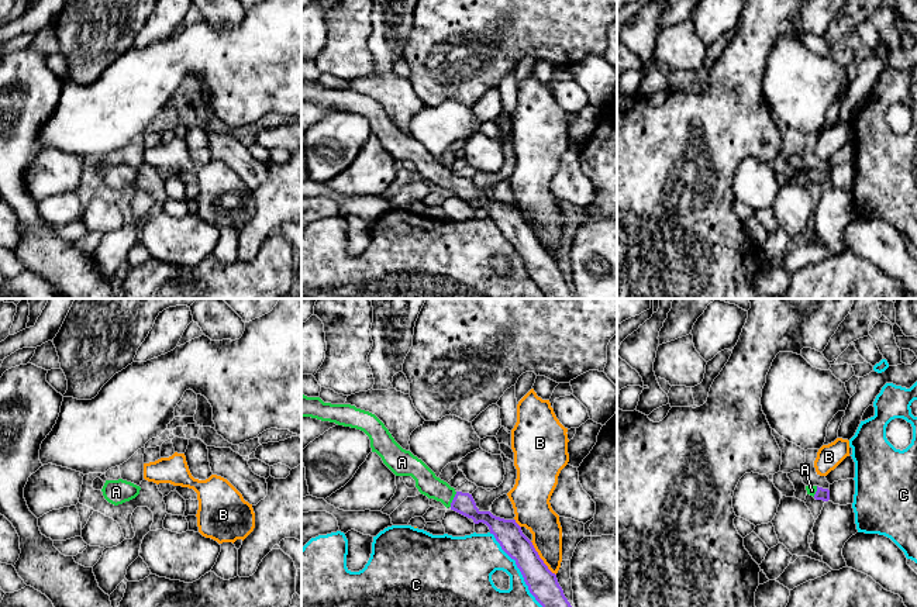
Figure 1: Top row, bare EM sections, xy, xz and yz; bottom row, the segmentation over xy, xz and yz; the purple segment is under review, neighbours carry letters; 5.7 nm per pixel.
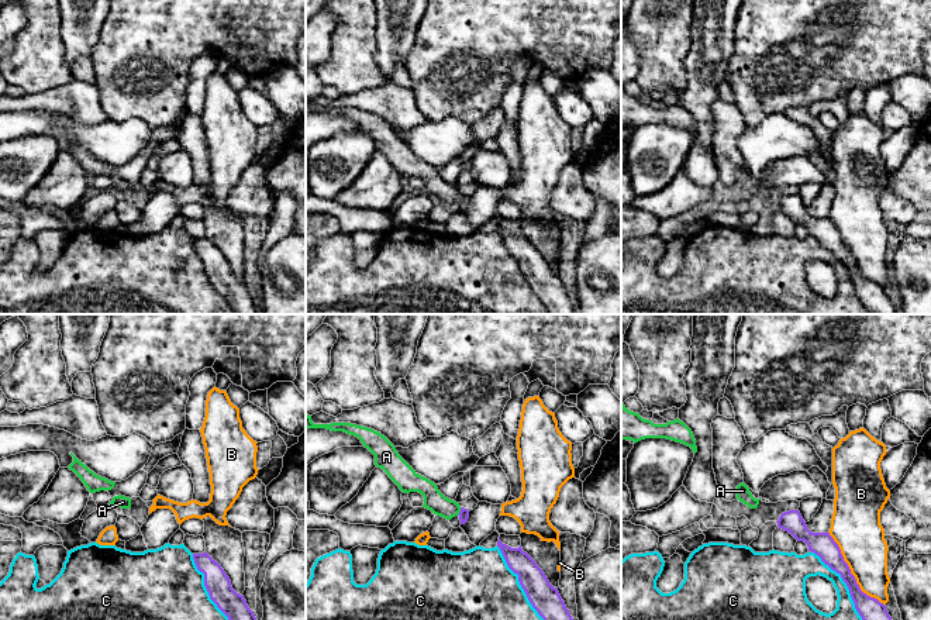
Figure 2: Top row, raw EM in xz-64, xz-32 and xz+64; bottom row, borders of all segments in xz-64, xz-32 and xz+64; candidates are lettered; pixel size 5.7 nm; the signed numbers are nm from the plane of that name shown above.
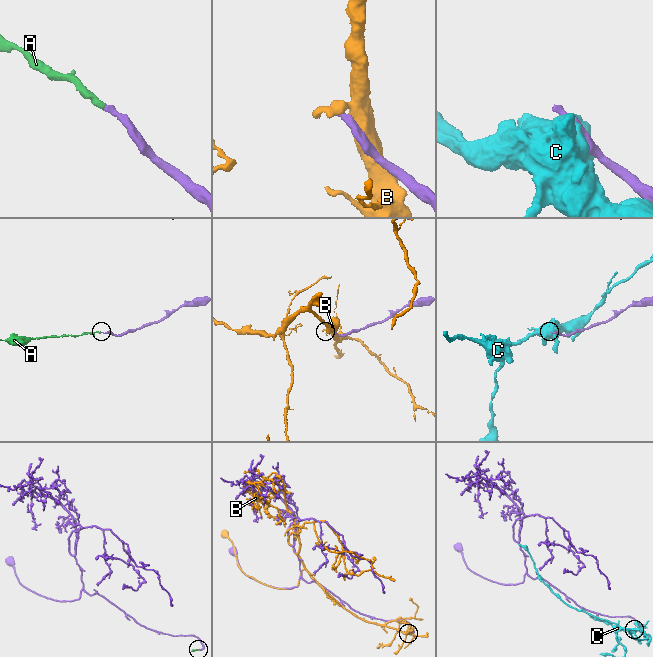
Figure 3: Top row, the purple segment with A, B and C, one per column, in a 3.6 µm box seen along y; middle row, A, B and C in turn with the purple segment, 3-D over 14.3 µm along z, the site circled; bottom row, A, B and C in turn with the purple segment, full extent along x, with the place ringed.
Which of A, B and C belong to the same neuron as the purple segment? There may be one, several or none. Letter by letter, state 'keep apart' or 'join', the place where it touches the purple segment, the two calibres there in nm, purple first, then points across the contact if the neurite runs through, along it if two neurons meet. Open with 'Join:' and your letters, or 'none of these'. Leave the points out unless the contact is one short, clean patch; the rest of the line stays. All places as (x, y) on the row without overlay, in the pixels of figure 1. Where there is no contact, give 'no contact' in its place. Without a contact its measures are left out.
Join: A
A: join; meets purple in xz at (454, 183); 120 nm thick on the purple side, 130 nm on the other; runs through xz (462, 188), (454, 183), (427, 168)
B: keep apart; meets purple in xz at (540, 242); 170 nm thick on the purple side, 190 nm on the other
C: keep apart; meets purple in xz at (520, 255); 170 nm thick on the purple side, 280 nm on the other

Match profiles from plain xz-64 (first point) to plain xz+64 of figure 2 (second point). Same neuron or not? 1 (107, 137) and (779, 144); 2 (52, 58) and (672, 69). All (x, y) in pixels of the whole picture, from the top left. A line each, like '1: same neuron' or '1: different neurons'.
1: same neuron
2: same neuron

